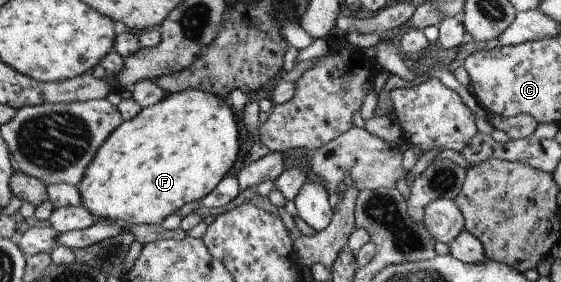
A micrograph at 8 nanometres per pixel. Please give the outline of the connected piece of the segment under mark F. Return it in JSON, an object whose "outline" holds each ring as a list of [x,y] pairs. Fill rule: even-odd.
{"outline":[[[188,89],[166,96],[155,105],[124,121],[119,131],[107,138],[107,147],[99,151],[99,159],[91,164],[87,179],[78,183],[82,206],[96,221],[118,221],[125,225],[156,224],[168,215],[183,211],[189,202],[199,202],[209,195],[229,173],[239,155],[239,127],[230,101],[201,90]]]}

